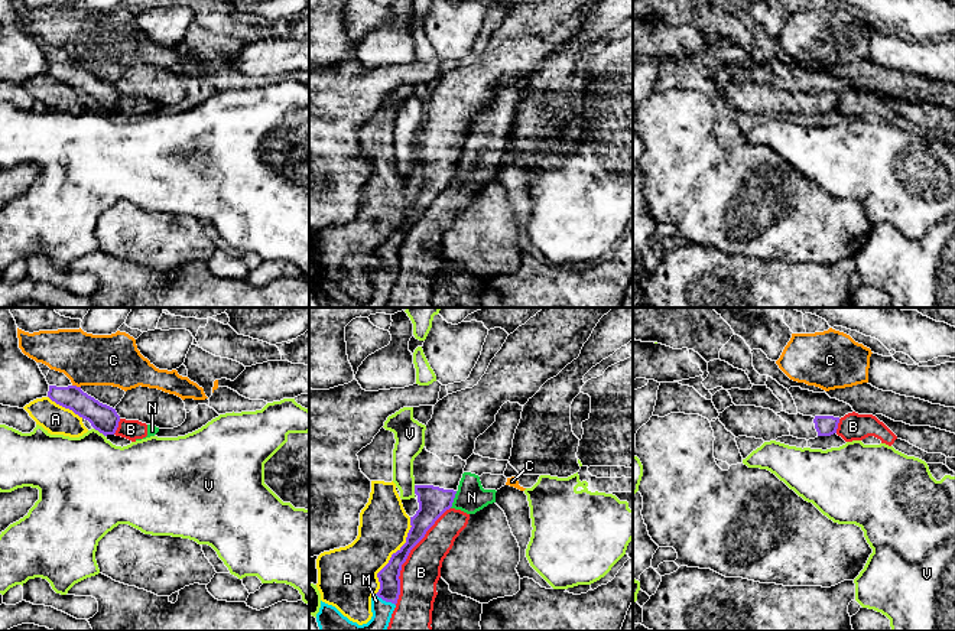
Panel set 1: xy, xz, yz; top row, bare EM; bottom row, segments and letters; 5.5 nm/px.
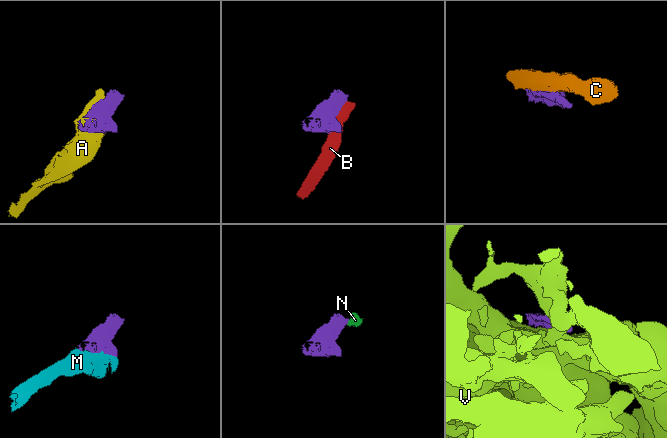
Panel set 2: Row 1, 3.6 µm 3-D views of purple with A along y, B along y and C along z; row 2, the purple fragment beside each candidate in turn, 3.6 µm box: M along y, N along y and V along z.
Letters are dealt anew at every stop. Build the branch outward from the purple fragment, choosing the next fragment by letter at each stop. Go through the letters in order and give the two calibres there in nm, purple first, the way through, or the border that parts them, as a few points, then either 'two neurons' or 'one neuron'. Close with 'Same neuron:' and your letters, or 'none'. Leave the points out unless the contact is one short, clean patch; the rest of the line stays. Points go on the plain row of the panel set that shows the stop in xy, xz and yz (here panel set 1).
A: 120 nm thick on the purple side, 300 nm on the other; two neurons
B: 120 nm thick on the purple side, 220 nm on the other; two neurons
C: 150 nm thick on the purple side, 280 nm on the other; two neurons
M: 120 nm thick on the purple side, 120 nm on the other; one neuron
N: 170 nm thick on the purple side, 170 nm on the other; border along xz (457, 168), (450, 184); two neurons
V: 150 nm thick on the purple side, 440 nm on the other; border along xy (94, 104), (104, 113); two neurons
Same neuron: M

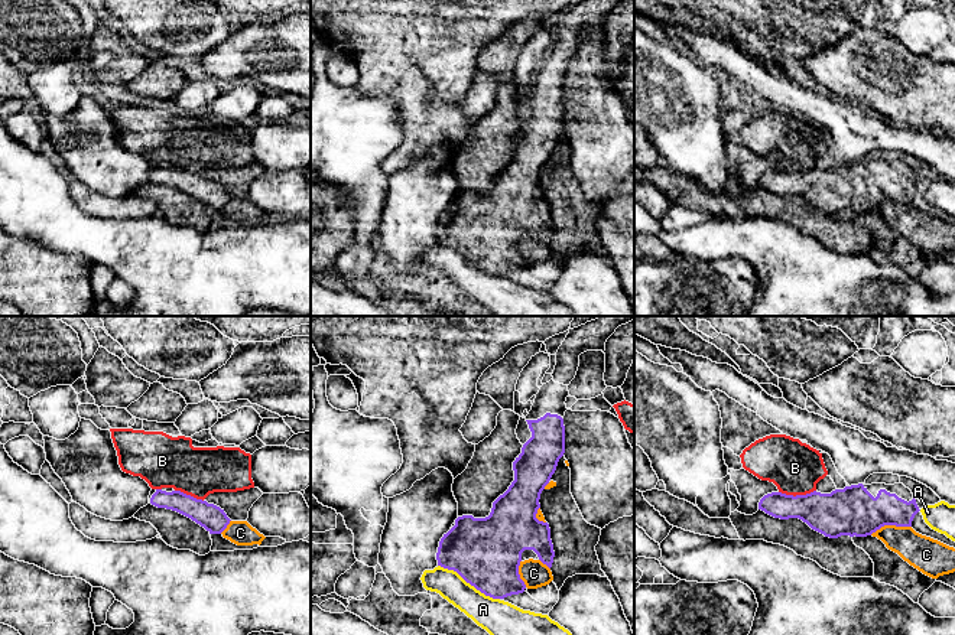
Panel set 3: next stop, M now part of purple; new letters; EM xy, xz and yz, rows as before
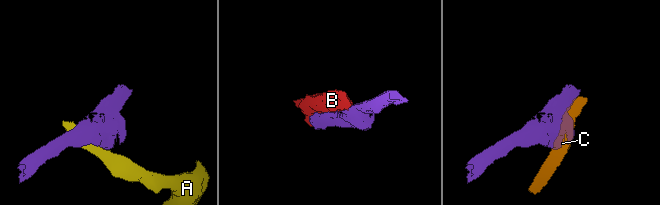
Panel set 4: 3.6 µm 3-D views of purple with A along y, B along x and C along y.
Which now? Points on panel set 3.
A: 380 nm thick on the purple side, 190 nm on the other; two neurons
B: 240 nm thick on the purple side, 300 nm on the other; border along yz (815, 166), (795, 172), (779, 169); two neurons
C: 280 nm thick on the purple side, 190 nm on the other; two neurons
Same neuron: none

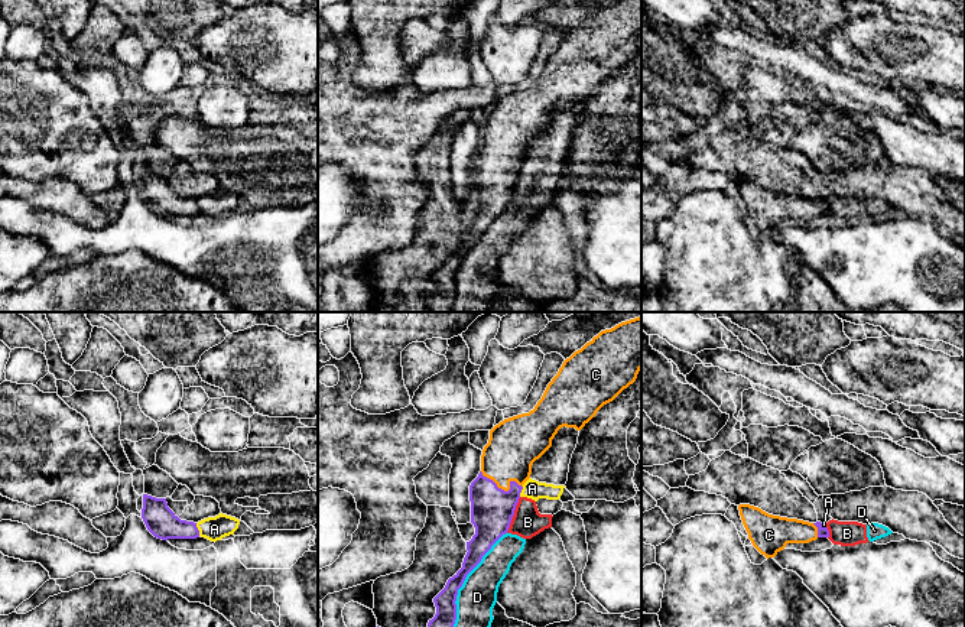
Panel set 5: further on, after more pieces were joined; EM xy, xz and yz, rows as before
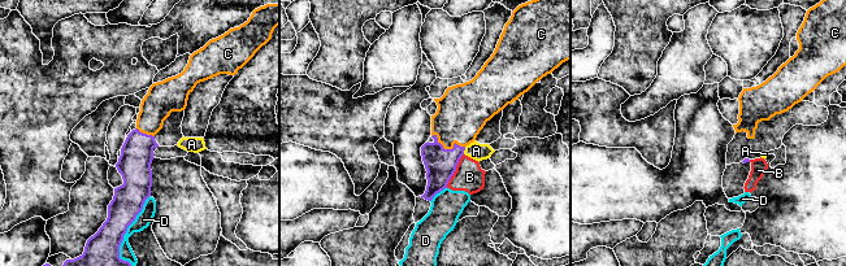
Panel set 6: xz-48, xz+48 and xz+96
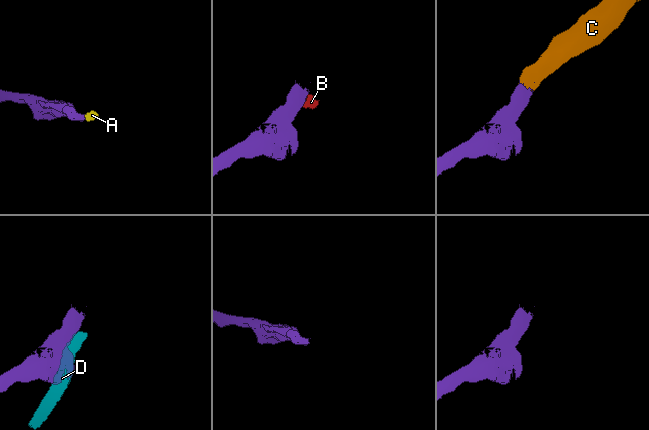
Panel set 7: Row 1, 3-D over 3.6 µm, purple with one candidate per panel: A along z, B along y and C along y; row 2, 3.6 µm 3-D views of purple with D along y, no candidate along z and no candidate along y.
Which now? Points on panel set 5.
A: 170 nm thick on the purple side, 130 nm on the other; border along xy (195, 200), (200, 211); two neurons
B: 240 nm thick on the purple side, 170 nm on the other; border along xz (520, 174), (506, 208); two neurons
C: 240 nm thick on the purple side, 280 nm on the other; runs through xz (491, 185), (493, 176), (503, 166), (503, 148), (513, 123); one neuron
D: 120 nm thick on the purple side, 220 nm on the other; two neurons
Same neuron: C

